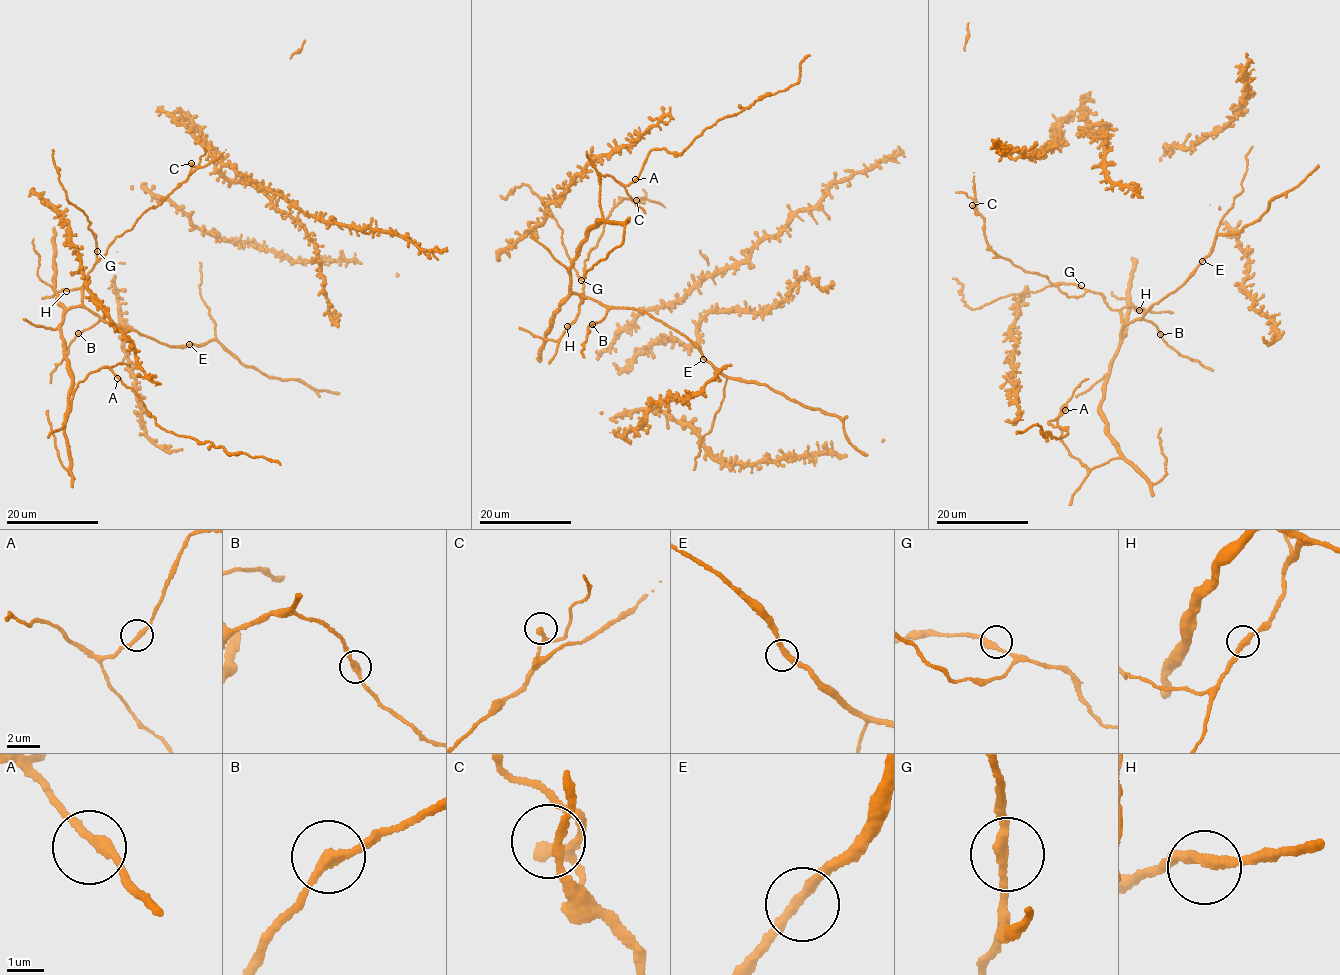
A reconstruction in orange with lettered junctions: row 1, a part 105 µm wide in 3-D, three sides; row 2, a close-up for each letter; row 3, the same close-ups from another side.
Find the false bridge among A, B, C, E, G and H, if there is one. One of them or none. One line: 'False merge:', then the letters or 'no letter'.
False merge: no letter

